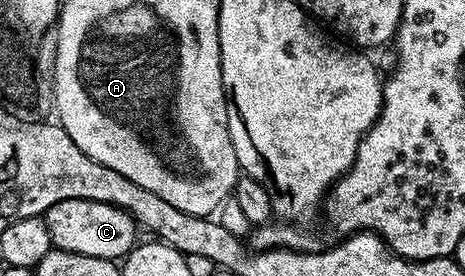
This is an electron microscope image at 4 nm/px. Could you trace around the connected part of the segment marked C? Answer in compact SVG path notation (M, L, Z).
M67 200L53 205L45 214L52 248L85 257L122 260L136 246L135 219L130 210L113 203L91 200Z

